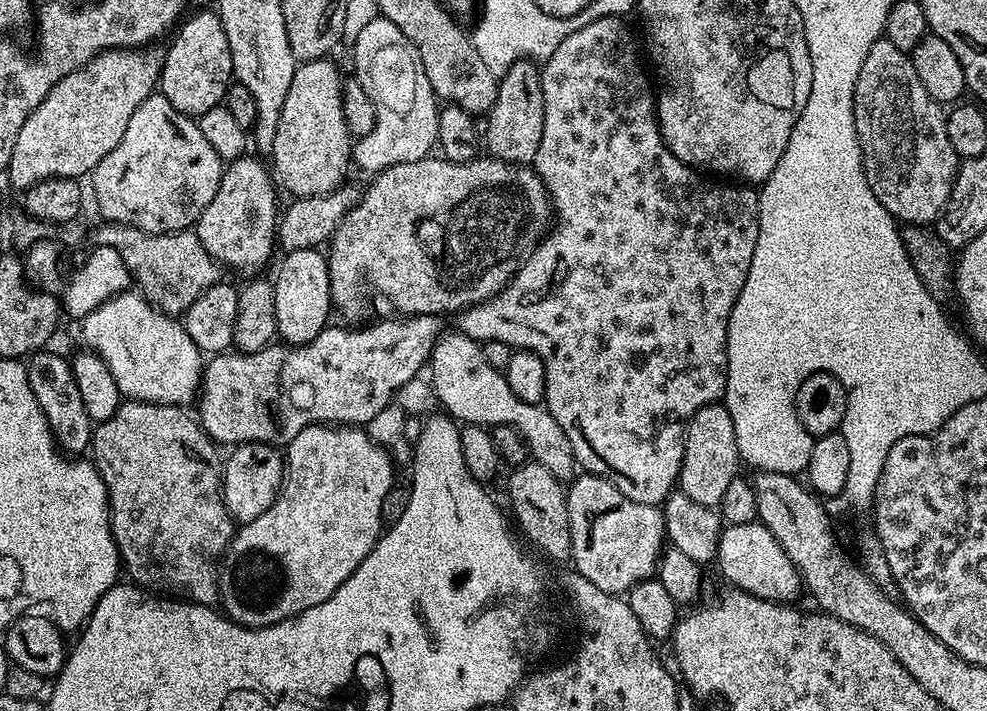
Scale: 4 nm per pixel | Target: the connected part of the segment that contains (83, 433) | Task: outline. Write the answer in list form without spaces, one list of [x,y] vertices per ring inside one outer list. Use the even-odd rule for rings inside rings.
[[[41,350],[27,361],[30,390],[34,390],[34,398],[38,398],[42,414],[46,414],[46,422],[57,448],[65,454],[87,453],[92,442],[94,422],[86,414],[86,405],[82,403],[78,382],[74,382],[71,363],[67,359],[63,360],[58,353],[48,351]]]

